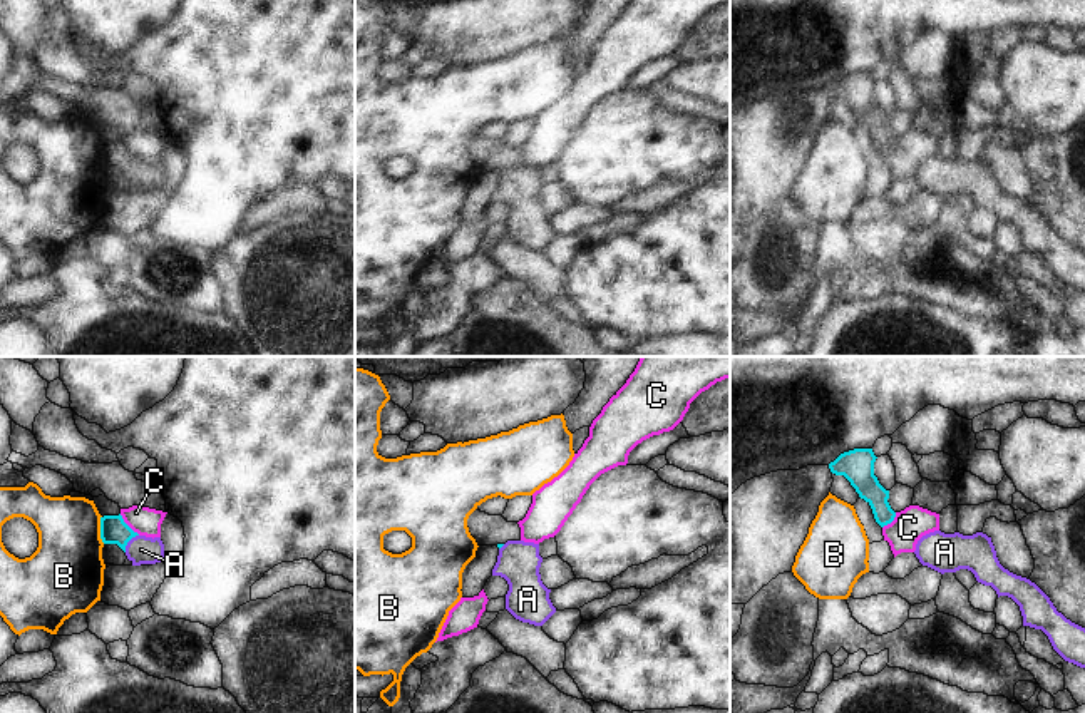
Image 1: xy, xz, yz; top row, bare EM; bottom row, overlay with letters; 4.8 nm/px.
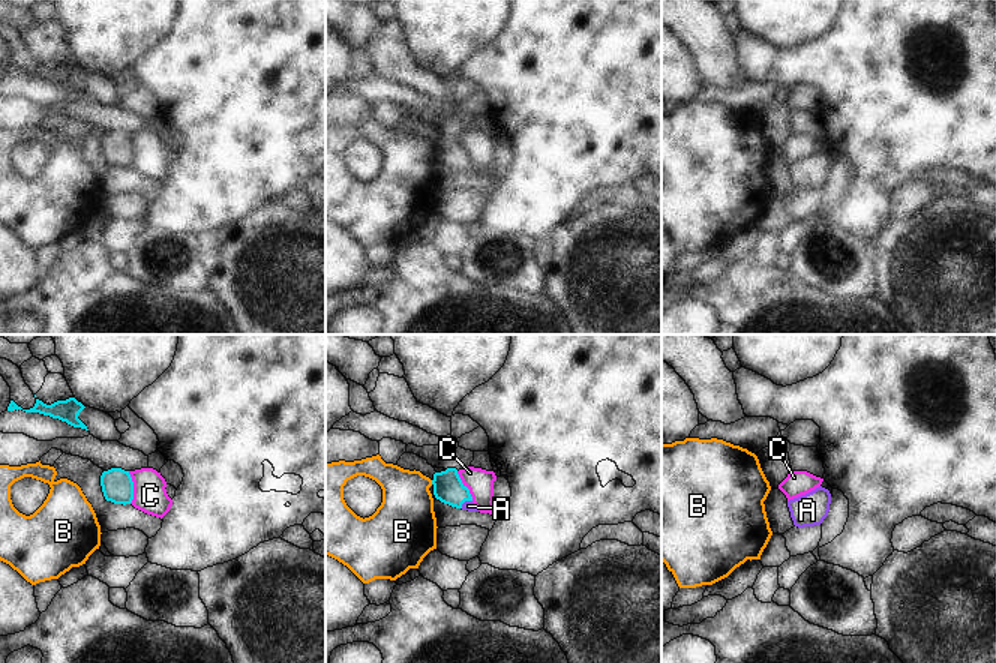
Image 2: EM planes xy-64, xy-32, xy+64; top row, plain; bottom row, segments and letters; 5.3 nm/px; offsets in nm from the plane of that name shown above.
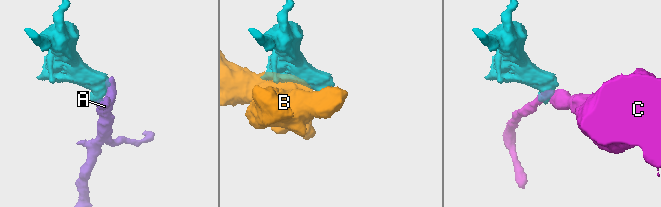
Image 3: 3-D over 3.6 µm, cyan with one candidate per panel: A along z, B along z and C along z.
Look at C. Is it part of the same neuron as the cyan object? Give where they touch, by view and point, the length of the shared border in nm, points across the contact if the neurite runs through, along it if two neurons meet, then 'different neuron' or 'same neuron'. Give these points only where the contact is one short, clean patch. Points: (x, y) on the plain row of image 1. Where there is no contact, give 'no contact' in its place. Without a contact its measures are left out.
contact xy (128, 151); length 140 nm; border xy (119, 139), (139, 159); different neuron

